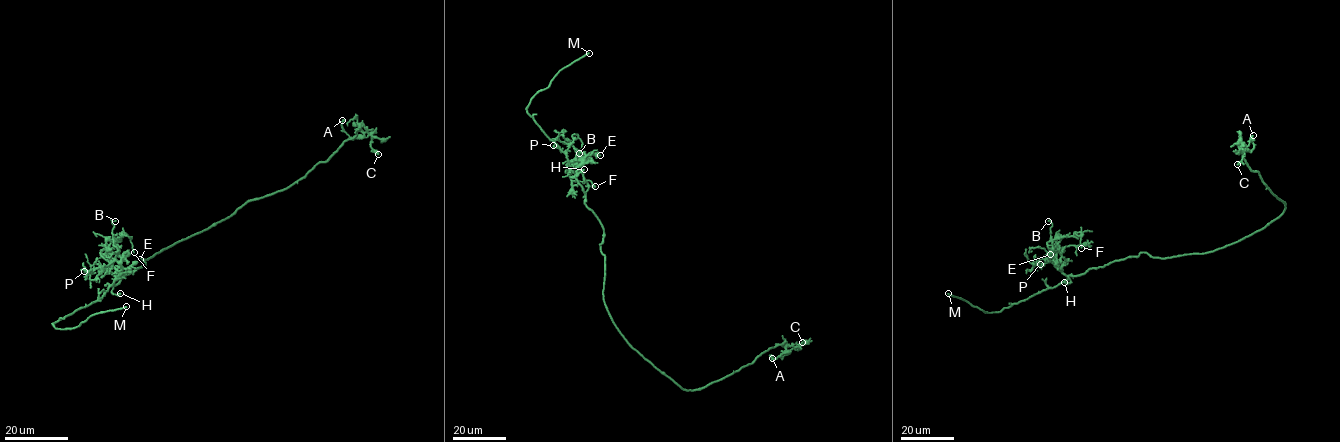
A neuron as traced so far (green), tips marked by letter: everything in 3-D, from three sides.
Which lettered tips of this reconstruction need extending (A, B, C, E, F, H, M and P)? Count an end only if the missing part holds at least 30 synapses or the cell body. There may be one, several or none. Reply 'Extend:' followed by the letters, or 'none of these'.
Extend: M

